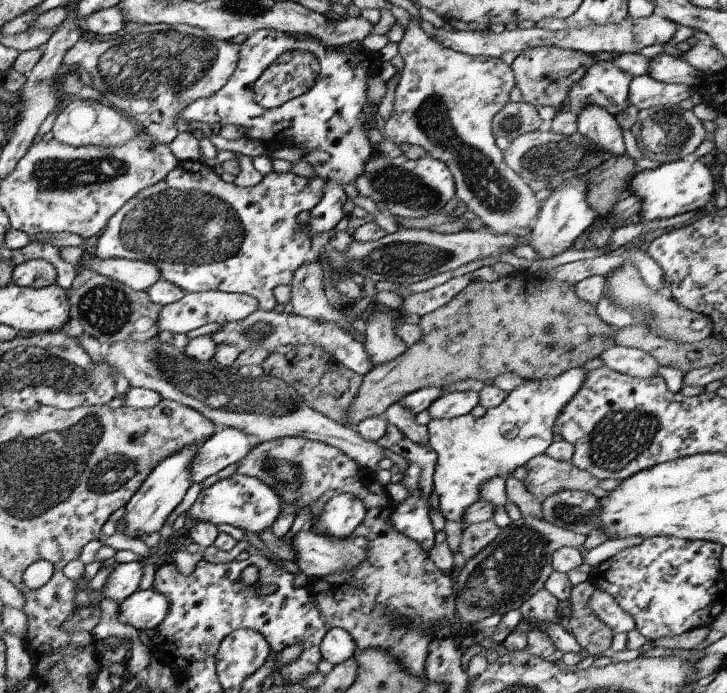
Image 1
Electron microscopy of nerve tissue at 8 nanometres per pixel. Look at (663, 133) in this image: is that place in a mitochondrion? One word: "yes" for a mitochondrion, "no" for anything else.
yes

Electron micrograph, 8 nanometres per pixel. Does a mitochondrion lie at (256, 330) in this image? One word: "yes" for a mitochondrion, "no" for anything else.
yes

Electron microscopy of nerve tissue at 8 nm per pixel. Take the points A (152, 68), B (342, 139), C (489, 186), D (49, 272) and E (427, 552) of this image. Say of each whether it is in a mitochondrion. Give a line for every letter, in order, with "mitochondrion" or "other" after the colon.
A: mitochondrion
B: other
C: mitochondrion
D: other
E: other

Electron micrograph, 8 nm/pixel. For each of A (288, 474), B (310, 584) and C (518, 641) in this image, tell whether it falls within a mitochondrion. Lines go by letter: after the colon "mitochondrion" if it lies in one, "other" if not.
A: mitochondrion
B: other
C: other

